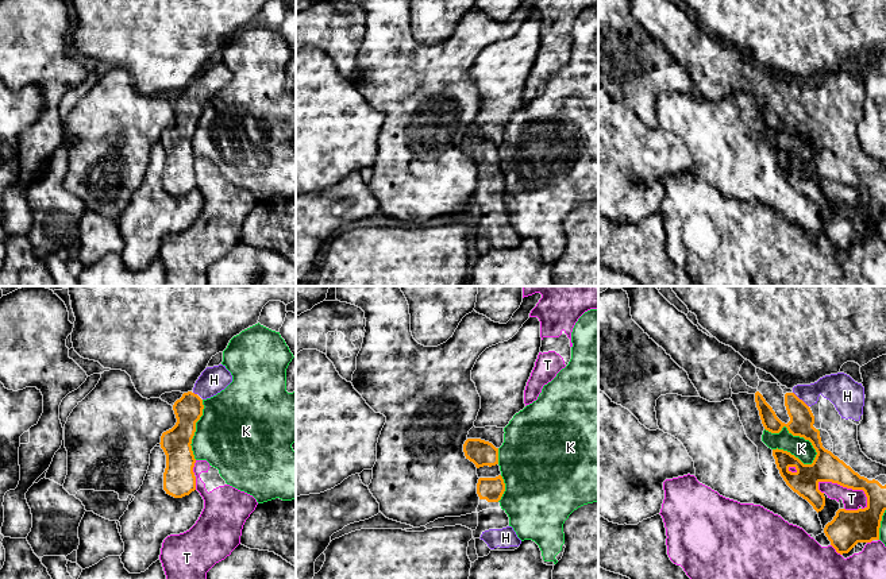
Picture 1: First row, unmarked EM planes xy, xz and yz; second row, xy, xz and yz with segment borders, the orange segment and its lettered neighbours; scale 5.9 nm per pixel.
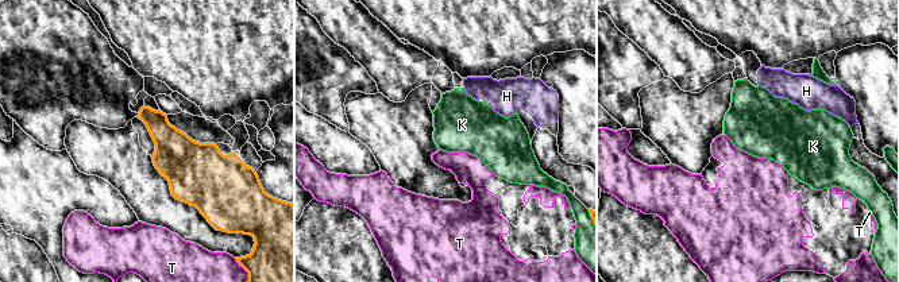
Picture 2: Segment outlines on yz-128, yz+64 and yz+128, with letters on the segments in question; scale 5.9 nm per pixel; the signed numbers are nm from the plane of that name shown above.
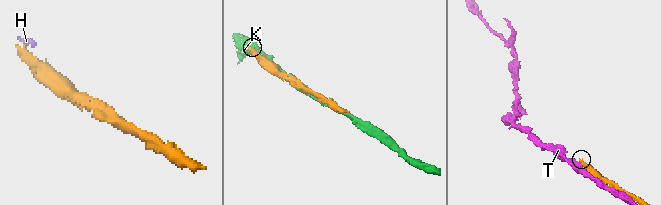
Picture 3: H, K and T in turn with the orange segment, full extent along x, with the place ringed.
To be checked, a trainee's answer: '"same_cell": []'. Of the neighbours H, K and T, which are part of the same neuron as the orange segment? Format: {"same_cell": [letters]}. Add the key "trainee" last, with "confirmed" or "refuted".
{"same_cell": ["H"], "trainee": "refuted"}

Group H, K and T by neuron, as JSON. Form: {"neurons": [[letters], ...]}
{"neurons": [["H"], ["K"], ["T"]]}

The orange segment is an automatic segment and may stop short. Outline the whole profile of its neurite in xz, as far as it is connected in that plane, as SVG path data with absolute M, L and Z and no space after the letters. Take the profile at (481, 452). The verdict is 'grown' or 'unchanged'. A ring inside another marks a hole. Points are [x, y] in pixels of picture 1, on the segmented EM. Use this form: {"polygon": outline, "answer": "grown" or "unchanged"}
{"polygon": "M467 439L463 444L466 459L473 462L477 468L498 464L498 448L481 439Z", "answer": "unchanged"}

